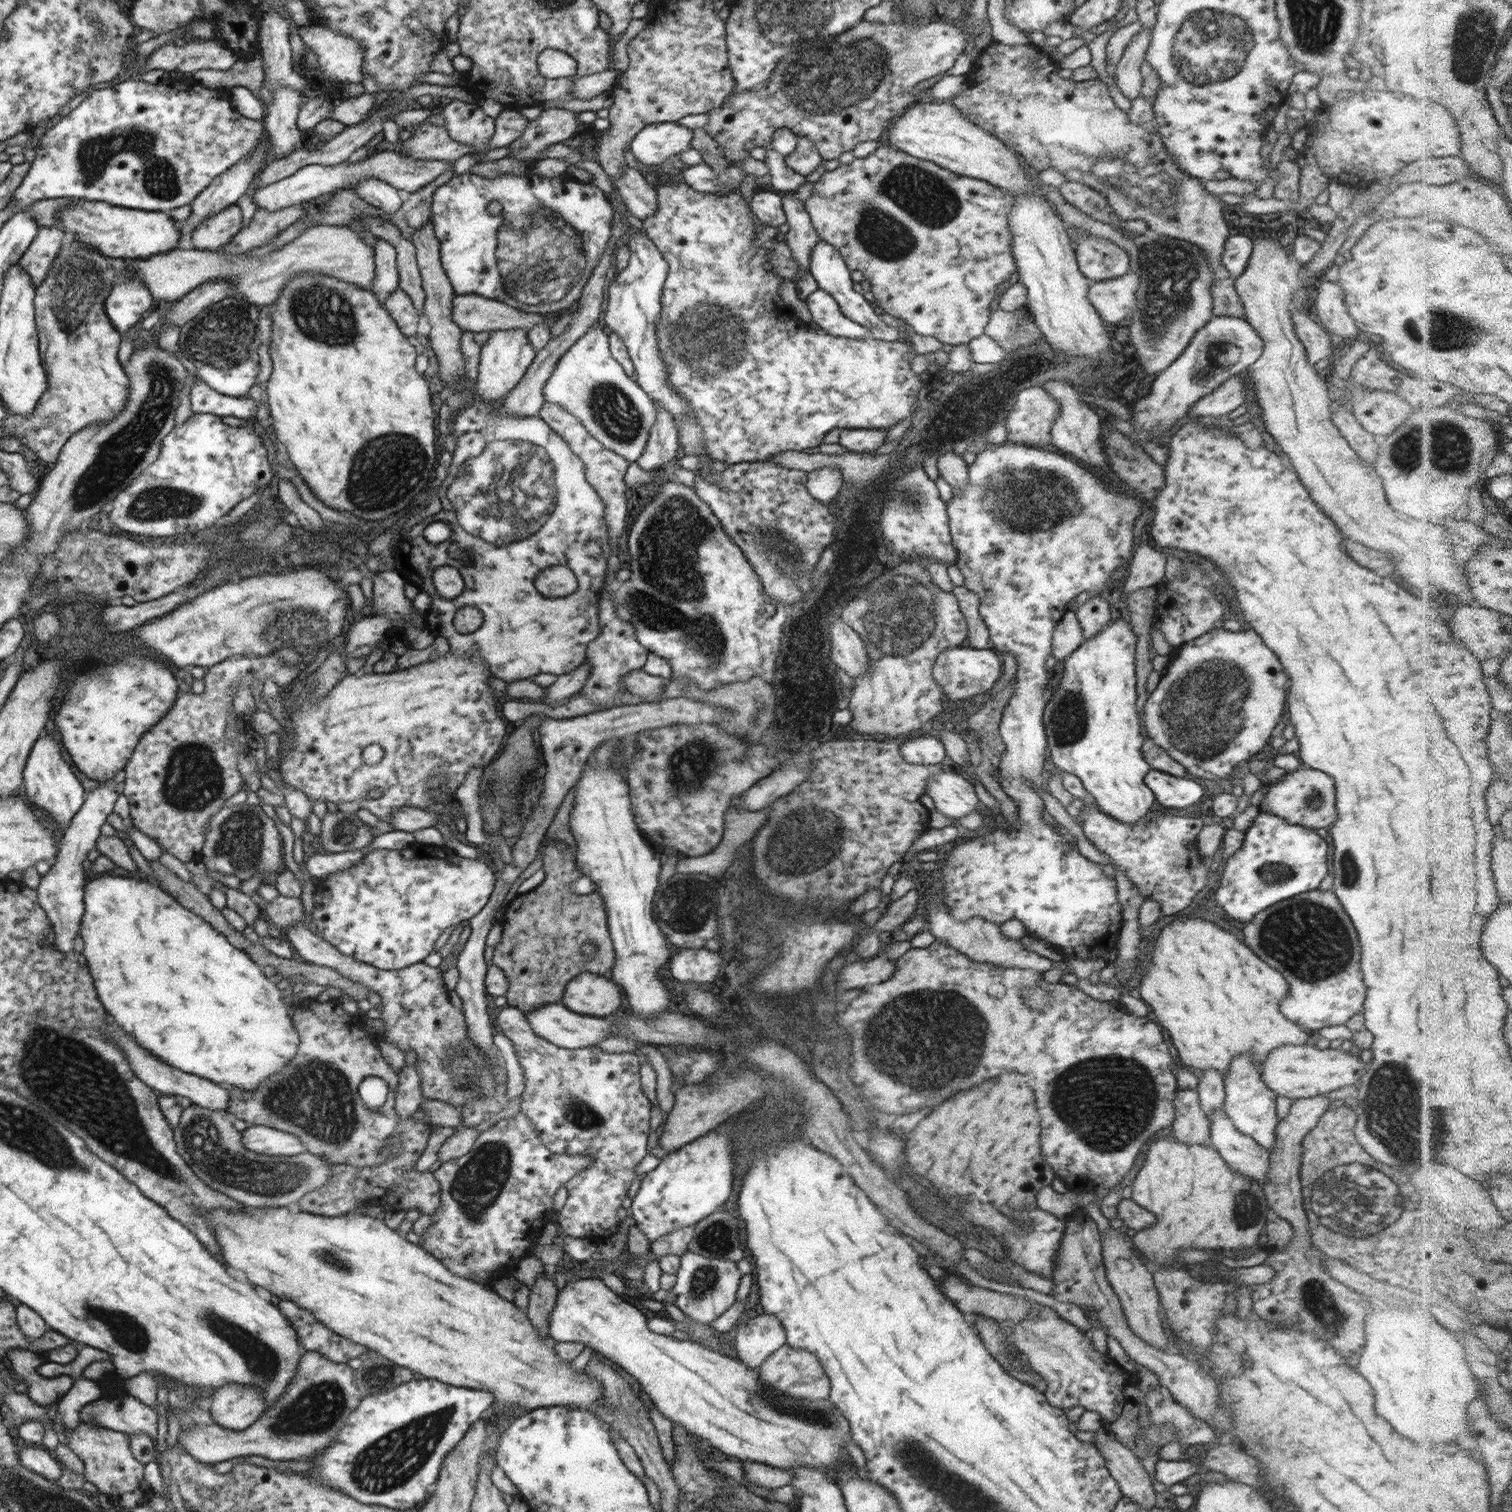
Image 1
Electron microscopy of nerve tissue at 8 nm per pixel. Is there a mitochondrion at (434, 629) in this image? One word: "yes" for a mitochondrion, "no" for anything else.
no

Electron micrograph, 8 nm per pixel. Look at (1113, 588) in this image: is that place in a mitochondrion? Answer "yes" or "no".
no

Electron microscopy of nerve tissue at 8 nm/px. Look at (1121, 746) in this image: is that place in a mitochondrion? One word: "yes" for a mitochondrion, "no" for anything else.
no

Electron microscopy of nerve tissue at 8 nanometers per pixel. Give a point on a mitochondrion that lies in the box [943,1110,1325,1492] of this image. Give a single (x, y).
(1246, 1213)

